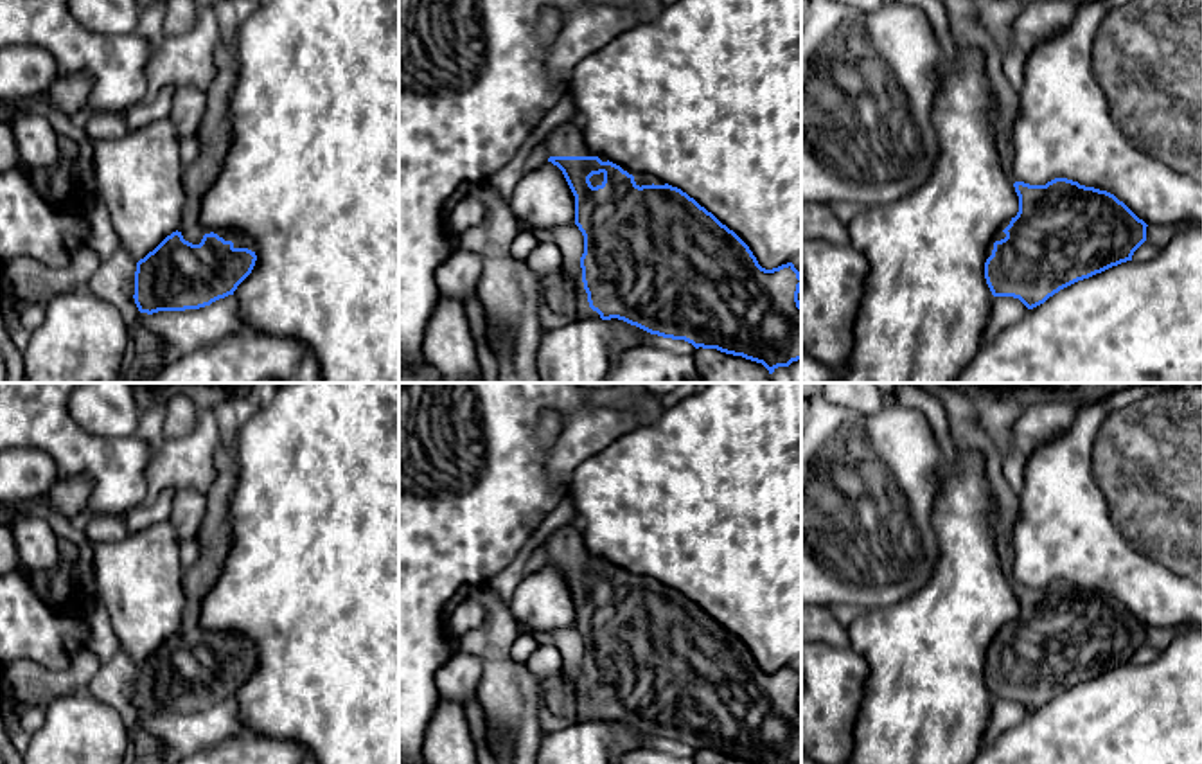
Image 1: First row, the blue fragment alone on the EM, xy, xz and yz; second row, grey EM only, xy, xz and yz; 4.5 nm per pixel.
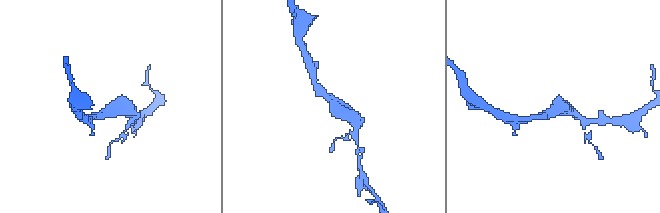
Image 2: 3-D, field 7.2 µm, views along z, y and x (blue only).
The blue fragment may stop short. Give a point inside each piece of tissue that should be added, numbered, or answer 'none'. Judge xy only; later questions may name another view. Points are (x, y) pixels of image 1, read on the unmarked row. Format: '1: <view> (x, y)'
1: xy (214, 538)

